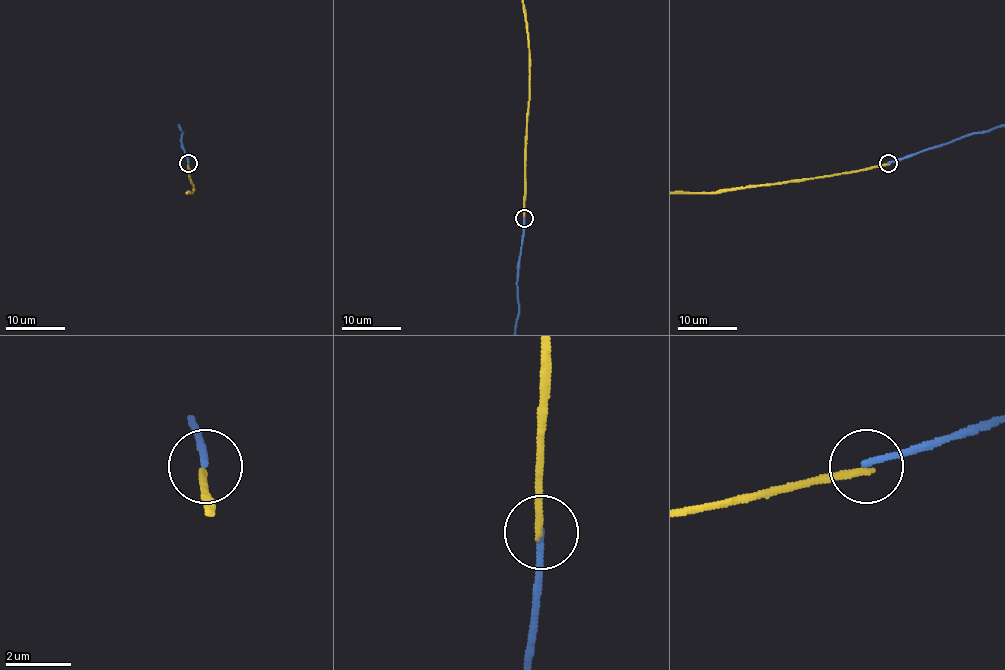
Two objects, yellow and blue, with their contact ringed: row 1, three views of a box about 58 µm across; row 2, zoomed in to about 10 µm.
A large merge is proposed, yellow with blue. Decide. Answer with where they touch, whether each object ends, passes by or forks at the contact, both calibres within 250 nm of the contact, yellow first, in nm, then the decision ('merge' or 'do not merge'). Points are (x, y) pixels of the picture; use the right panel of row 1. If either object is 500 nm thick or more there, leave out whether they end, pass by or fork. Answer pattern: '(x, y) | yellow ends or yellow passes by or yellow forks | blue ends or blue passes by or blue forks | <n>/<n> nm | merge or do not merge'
(888, 163) | yellow ends | blue ends | 200/200 nm | do not merge

